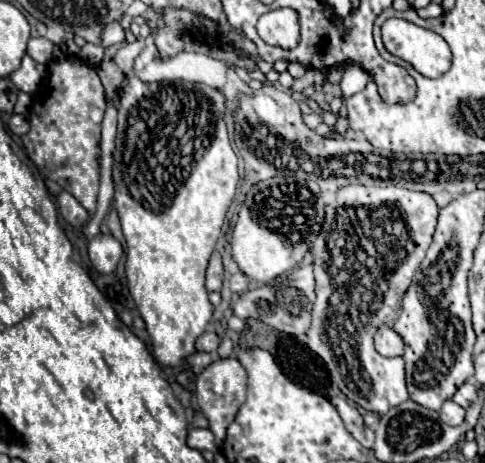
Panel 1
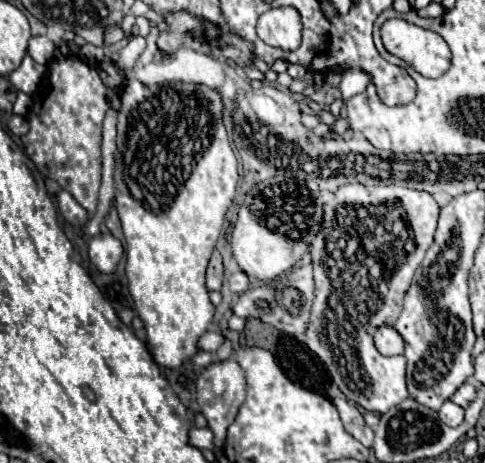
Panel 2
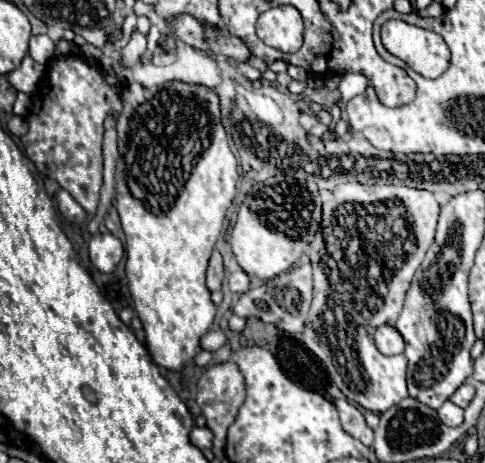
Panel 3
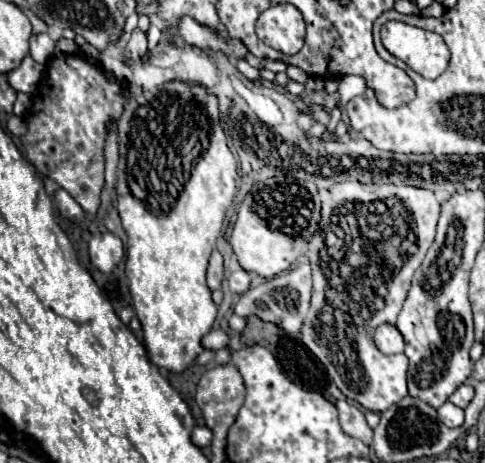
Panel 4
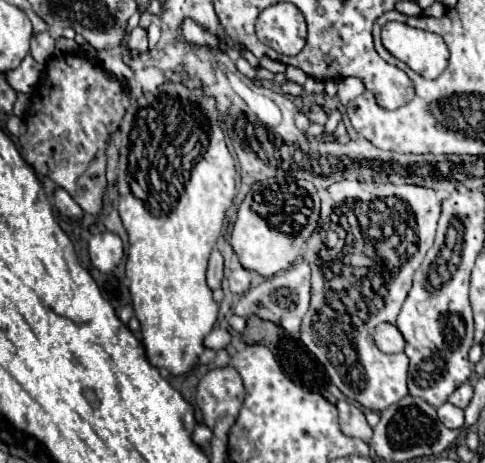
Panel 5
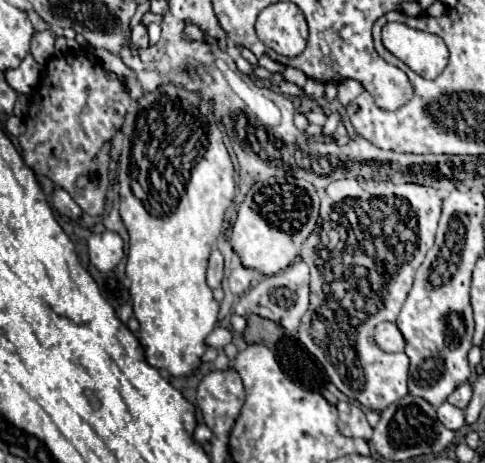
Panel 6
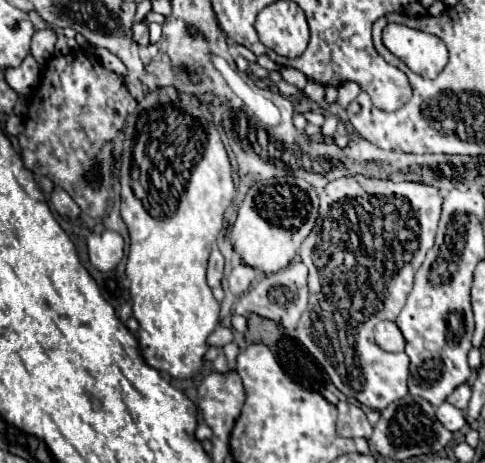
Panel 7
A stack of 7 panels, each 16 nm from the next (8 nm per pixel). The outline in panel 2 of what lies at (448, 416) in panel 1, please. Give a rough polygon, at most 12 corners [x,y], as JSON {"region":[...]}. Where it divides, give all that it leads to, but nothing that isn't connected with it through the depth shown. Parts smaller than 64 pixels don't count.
{"region":[[446,400],[438,414],[448,426],[464,422],[464,408]]}

